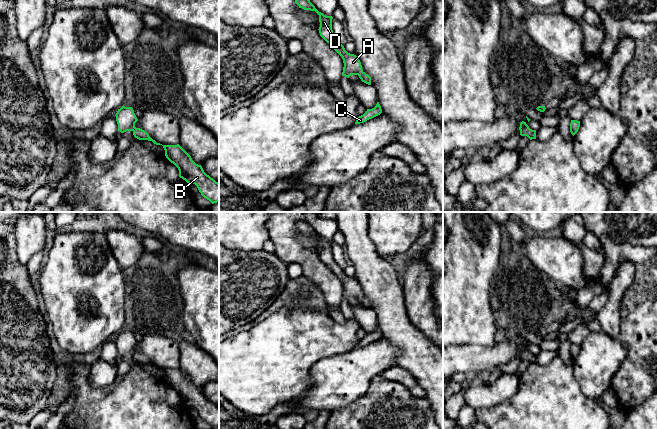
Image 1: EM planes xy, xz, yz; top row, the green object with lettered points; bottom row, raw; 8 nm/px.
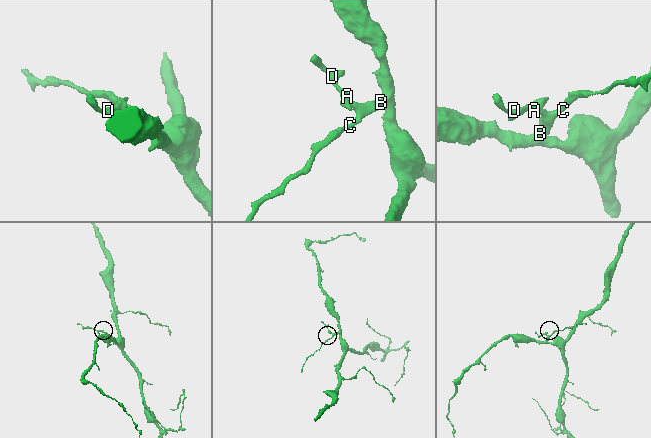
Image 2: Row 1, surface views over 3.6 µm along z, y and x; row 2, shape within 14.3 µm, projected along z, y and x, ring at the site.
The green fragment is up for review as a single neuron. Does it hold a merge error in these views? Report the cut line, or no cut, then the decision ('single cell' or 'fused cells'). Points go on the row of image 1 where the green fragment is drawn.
cut none; single cell

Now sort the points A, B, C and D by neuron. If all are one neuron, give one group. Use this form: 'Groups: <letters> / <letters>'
Groups: A B C D

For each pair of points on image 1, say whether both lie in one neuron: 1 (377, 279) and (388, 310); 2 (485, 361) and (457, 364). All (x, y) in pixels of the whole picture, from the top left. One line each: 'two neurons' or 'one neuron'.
1: one neuron
2: one neuron

